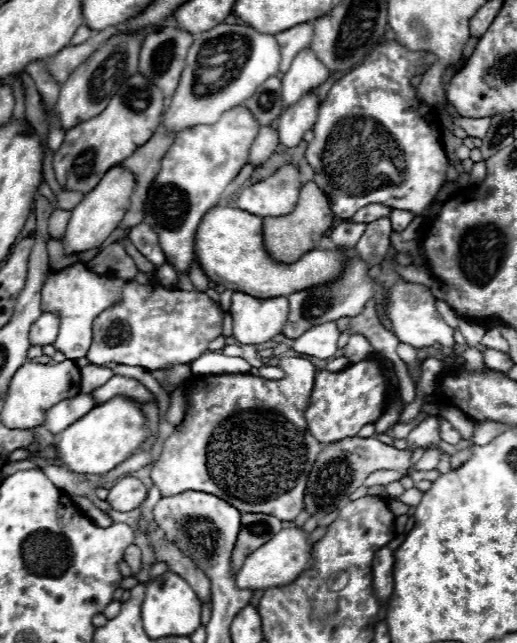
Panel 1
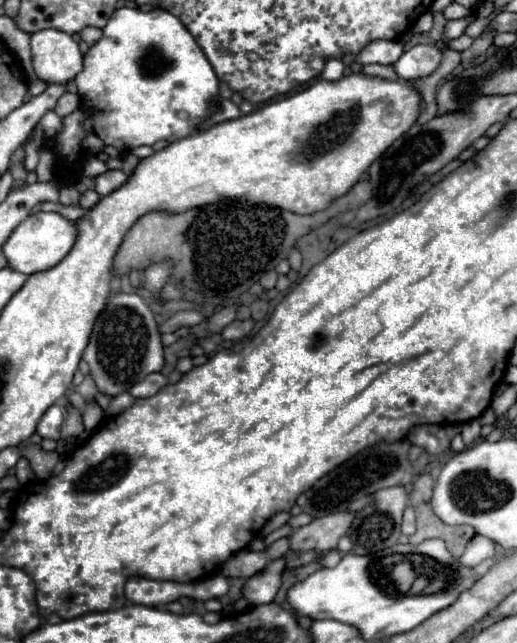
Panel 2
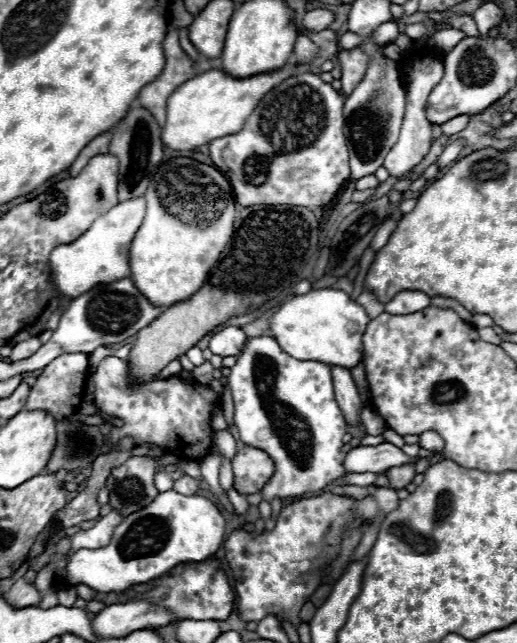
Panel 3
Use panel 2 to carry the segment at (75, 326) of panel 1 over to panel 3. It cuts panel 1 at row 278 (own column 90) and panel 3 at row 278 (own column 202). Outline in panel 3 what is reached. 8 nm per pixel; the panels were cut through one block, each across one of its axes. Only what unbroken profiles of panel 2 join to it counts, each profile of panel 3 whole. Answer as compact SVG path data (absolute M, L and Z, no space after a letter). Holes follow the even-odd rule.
M144 196L132 198L126 202L120 202L100 218L76 240L70 244L56 246L50 252L50 268L52 268L52 280L58 288L60 296L78 298L80 294L88 292L92 286L100 282L114 282L120 278L130 276L128 266L128 252L132 238L136 236L142 220L146 214L146 200Z

